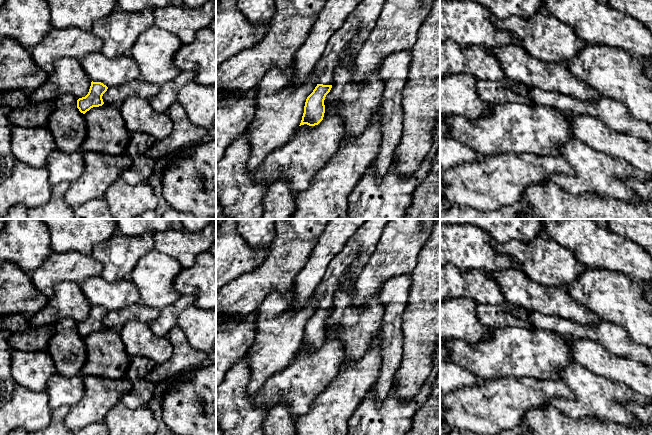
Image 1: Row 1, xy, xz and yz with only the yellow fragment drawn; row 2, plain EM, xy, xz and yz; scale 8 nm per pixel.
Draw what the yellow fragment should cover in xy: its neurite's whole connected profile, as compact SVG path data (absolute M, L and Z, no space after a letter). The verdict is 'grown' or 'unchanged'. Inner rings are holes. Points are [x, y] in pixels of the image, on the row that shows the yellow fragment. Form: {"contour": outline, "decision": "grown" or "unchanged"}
{"contour": "M91 82L88 94L77 100L77 108L83 114L93 107L99 107L104 104L102 96L108 87L101 82Z", "decision": "unchanged"}

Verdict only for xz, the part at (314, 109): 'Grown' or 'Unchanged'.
Grown

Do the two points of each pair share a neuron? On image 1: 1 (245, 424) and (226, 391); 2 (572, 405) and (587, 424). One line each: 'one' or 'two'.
1: one
2: two

